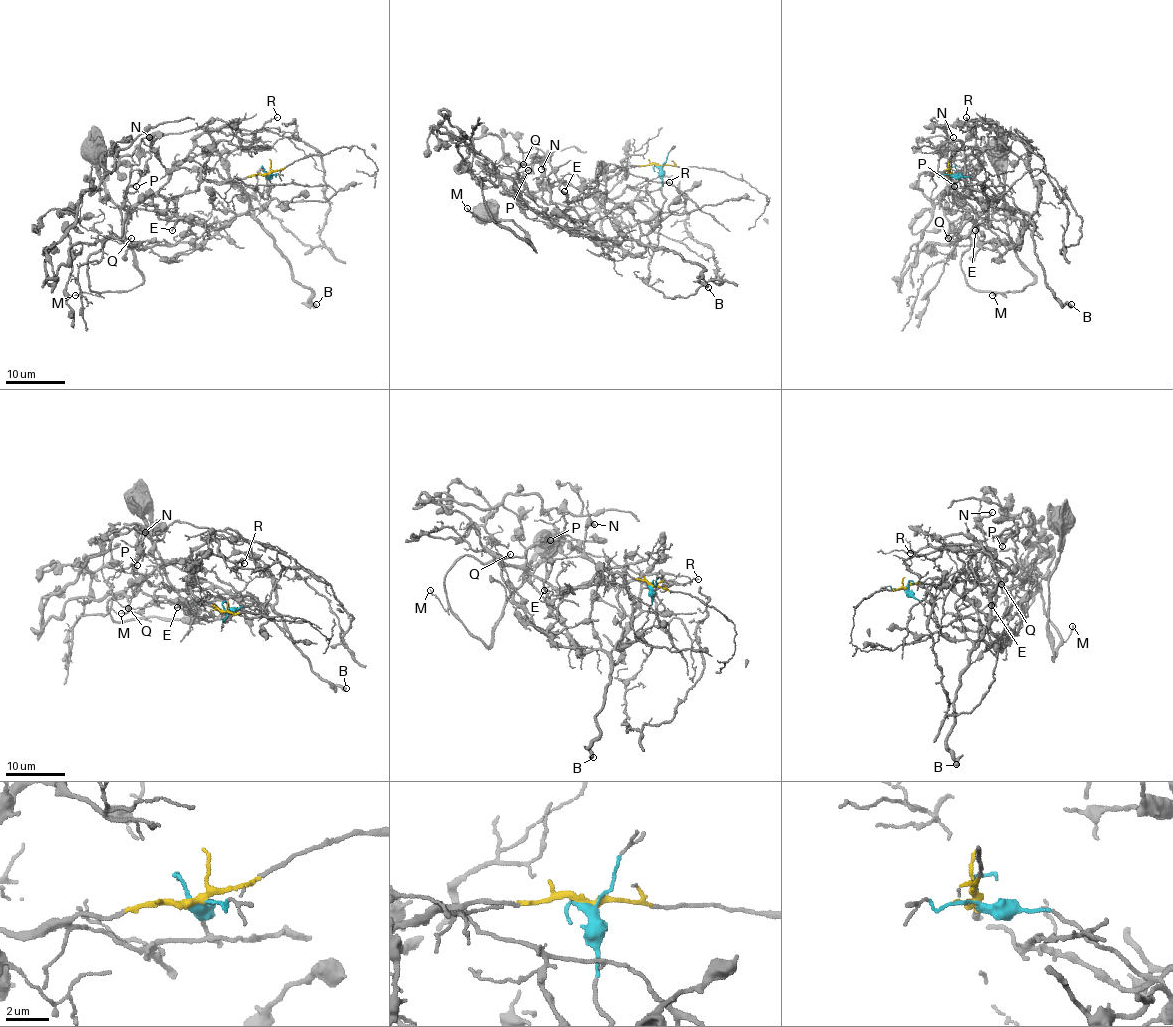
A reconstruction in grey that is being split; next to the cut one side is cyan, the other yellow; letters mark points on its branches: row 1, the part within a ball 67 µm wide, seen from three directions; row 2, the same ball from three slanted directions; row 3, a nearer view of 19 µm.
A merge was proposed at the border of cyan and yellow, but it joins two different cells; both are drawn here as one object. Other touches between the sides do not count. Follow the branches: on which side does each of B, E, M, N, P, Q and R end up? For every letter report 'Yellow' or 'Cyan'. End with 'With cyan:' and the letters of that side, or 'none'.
B: Cyan
E: Yellow
M: Yellow
N: Cyan
P: Yellow
Q: Yellow
R: Yellow
With cyan: B, N

